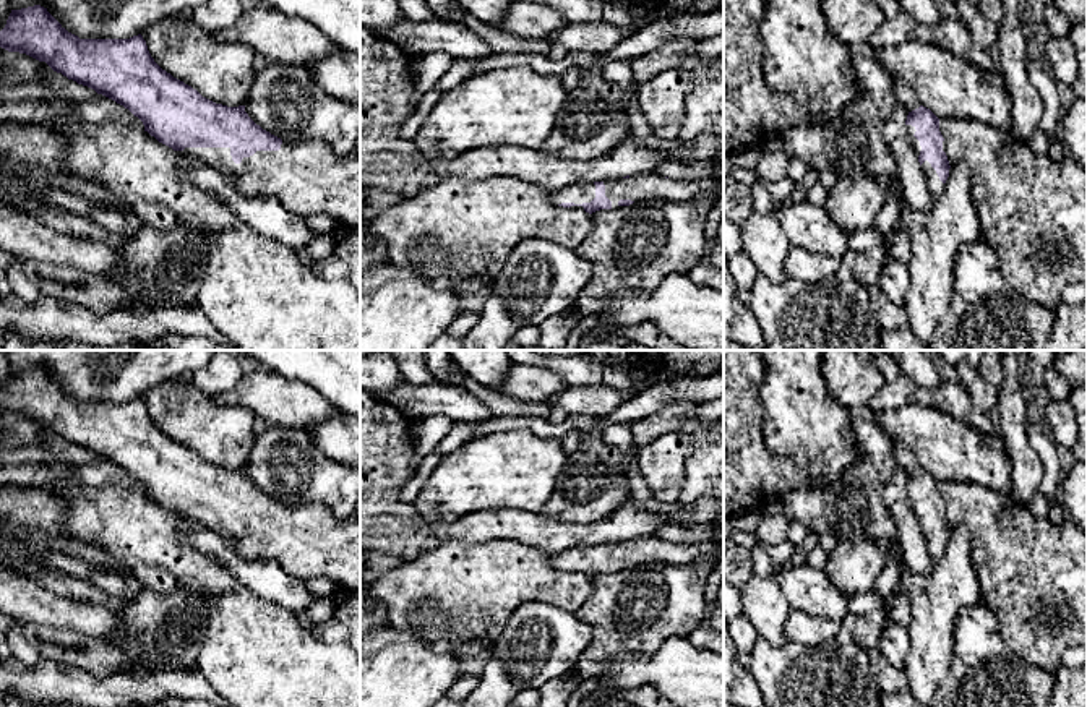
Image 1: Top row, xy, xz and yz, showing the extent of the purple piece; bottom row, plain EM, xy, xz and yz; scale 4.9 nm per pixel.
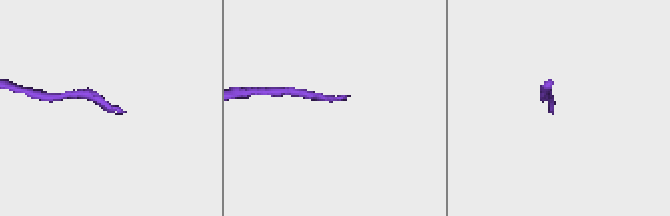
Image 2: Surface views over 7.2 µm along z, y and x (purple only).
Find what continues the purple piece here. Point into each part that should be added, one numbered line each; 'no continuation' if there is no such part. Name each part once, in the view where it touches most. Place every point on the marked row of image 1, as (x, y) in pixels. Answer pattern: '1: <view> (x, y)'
1: xy (307, 177)

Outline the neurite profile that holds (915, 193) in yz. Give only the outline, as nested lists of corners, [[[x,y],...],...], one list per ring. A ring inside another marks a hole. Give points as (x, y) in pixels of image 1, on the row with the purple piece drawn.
[[[897,104],[886,120],[881,120],[881,135],[896,161],[902,198],[907,208],[928,211],[934,198],[925,183],[923,169],[905,131],[909,110]]]

